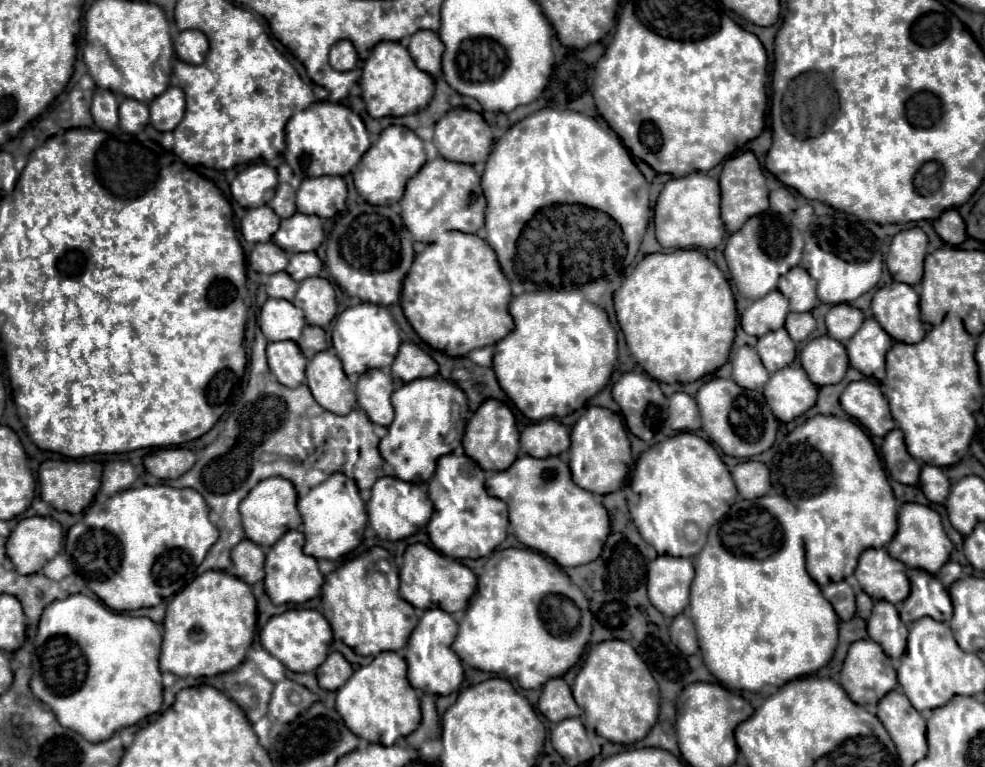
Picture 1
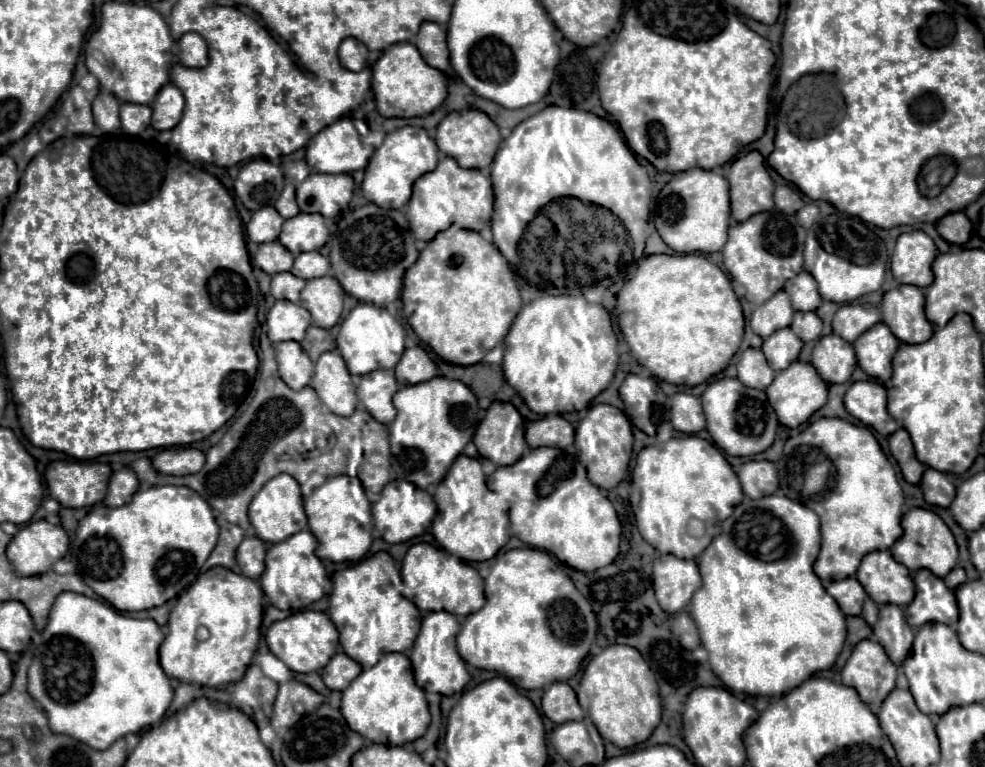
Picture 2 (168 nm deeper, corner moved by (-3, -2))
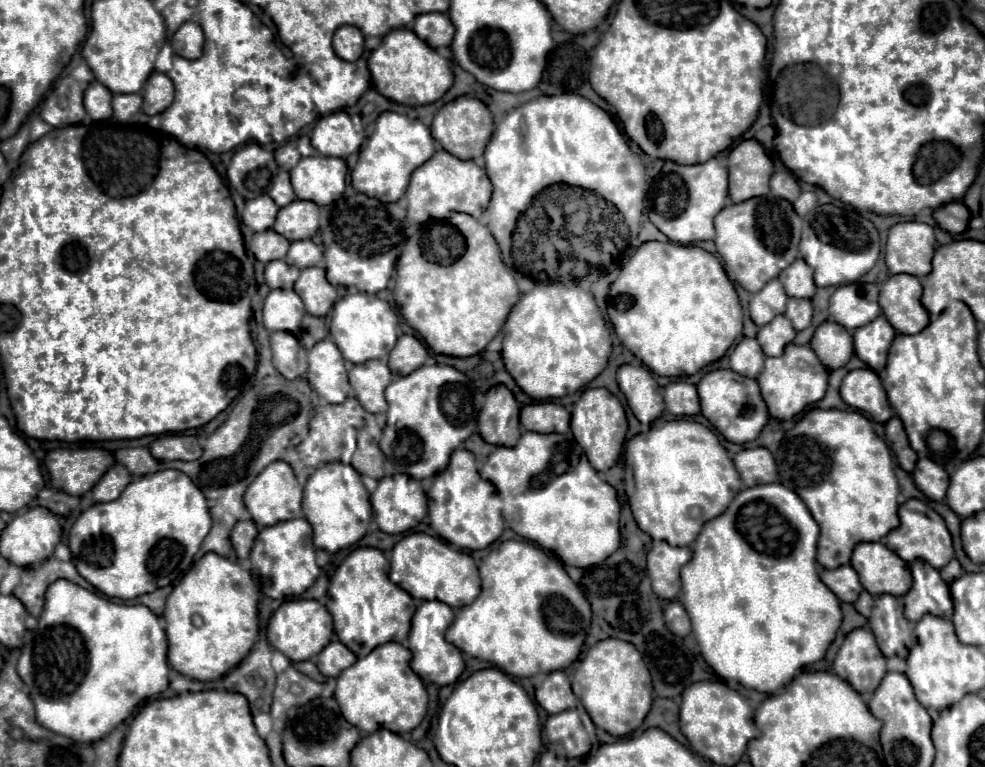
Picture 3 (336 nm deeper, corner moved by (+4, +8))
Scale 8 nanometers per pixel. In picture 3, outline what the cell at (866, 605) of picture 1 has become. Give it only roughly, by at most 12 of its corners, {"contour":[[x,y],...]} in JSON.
{"contour":[[866,590],[860,592],[854,608],[862,616],[870,616],[872,596]]}

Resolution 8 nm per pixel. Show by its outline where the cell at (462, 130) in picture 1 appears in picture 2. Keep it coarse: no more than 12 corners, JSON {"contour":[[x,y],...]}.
{"contour":[[481,110],[451,112],[437,148],[463,168],[487,168],[501,134]]}

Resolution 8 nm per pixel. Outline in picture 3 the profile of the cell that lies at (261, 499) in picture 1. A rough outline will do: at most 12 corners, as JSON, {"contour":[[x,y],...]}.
{"contour":[[286,462],[266,466],[244,494],[258,526],[302,516],[302,486]]}

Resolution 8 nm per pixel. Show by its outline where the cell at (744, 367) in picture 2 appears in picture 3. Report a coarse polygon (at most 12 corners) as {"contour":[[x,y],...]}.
{"contour":[[742,338],[730,368],[756,378],[766,356],[756,338]]}

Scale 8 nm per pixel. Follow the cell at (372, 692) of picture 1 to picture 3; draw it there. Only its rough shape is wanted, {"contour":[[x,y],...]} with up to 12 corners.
{"contour":[[398,642],[338,676],[356,728],[412,732],[428,694]]}

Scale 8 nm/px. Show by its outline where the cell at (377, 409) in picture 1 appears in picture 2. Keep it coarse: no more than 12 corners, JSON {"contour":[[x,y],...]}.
{"contour":[[391,370],[361,376],[357,396],[377,422],[391,424],[399,386]]}

